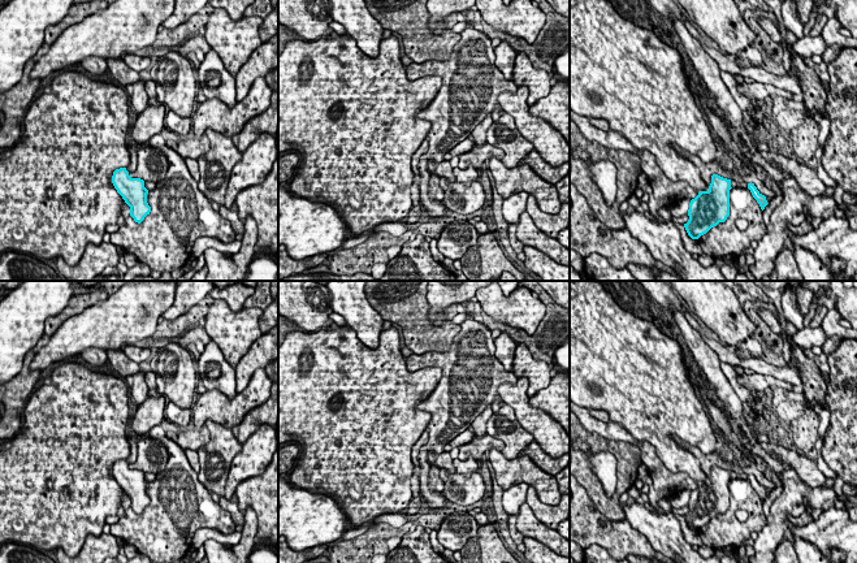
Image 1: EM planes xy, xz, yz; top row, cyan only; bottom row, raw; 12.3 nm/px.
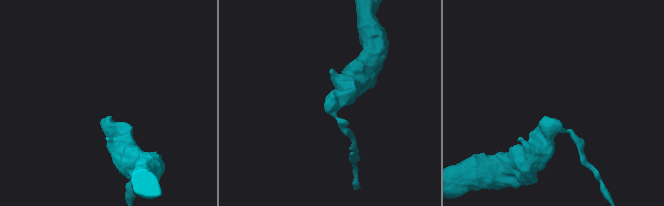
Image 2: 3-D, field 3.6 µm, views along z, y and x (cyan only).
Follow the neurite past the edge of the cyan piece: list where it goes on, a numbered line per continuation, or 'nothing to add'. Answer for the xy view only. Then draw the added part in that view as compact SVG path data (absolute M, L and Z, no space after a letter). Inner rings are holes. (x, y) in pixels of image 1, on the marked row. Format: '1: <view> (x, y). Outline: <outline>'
1: xy (131, 167). Outline: M130 140L127 142L127 148L129 148L129 153L130 153L130 164L126 166L126 170L129 173L131 173L137 169L137 165L138 165L137 148L135 148L135 146L131 144Z

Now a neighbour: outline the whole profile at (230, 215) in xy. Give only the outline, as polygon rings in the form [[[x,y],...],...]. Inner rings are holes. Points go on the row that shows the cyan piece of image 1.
[[[218,205],[218,213],[231,224],[231,228],[235,234],[244,233],[244,224],[241,221],[238,216],[238,208],[234,205],[233,208],[228,209],[225,205]]]

